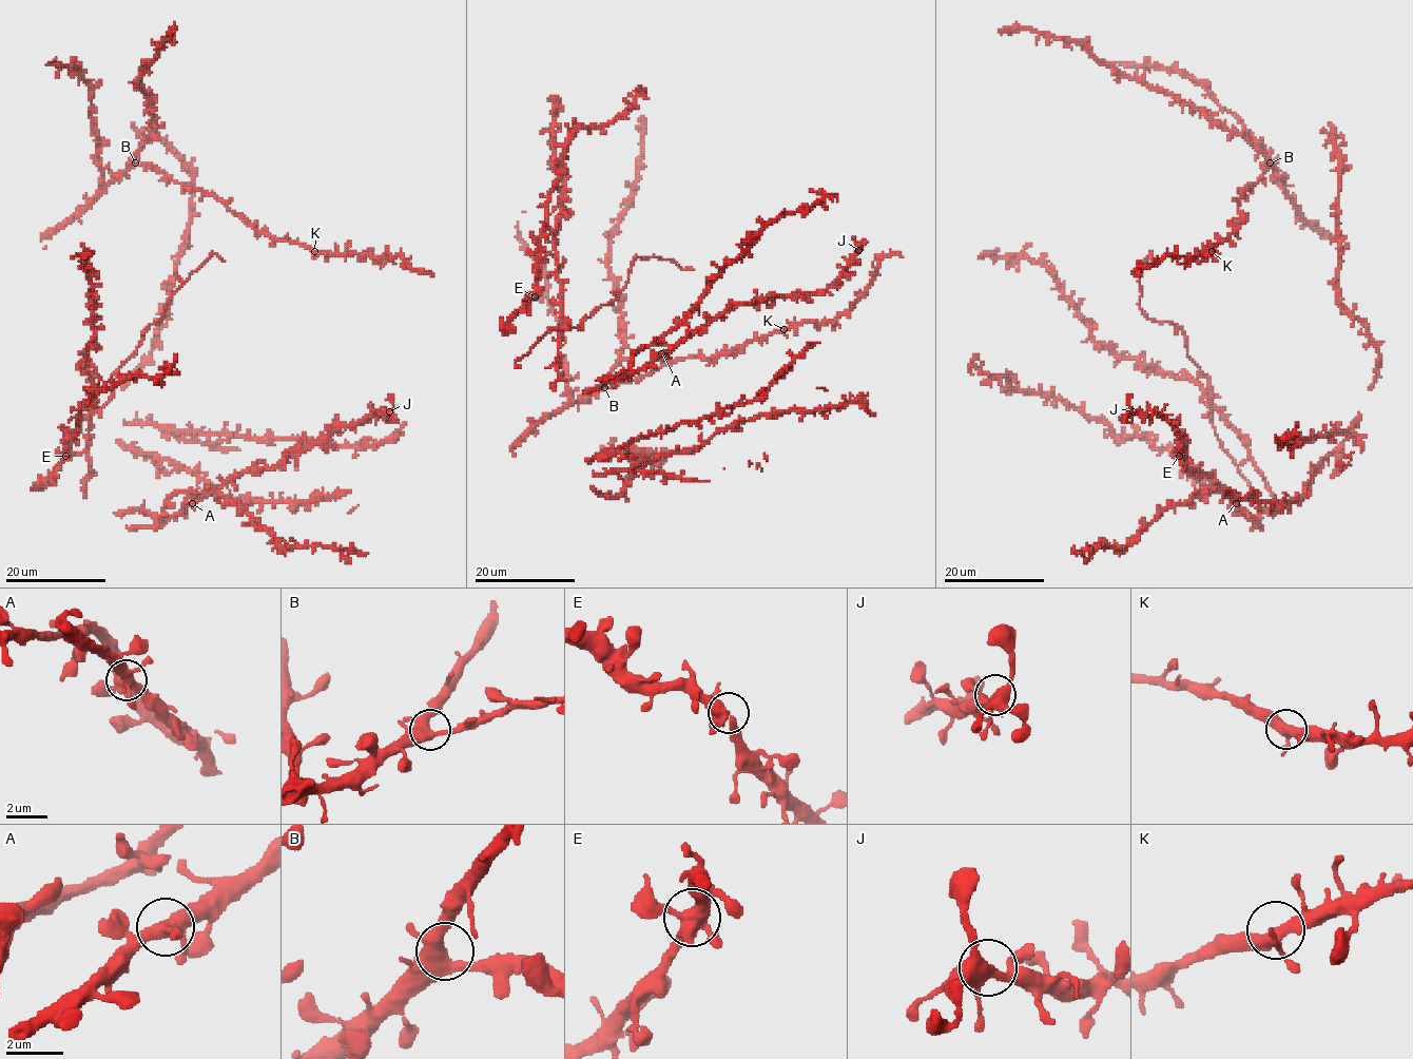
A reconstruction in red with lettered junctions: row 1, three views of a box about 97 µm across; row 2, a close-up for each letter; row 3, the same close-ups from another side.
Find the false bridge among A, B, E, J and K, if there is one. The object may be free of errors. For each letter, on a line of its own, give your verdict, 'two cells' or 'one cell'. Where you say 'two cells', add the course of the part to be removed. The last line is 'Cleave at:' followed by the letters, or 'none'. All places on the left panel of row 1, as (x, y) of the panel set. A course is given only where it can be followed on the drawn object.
A: one cell
B: one cell
E: one cell
J: one cell
K: one cell
Cleave at: none

